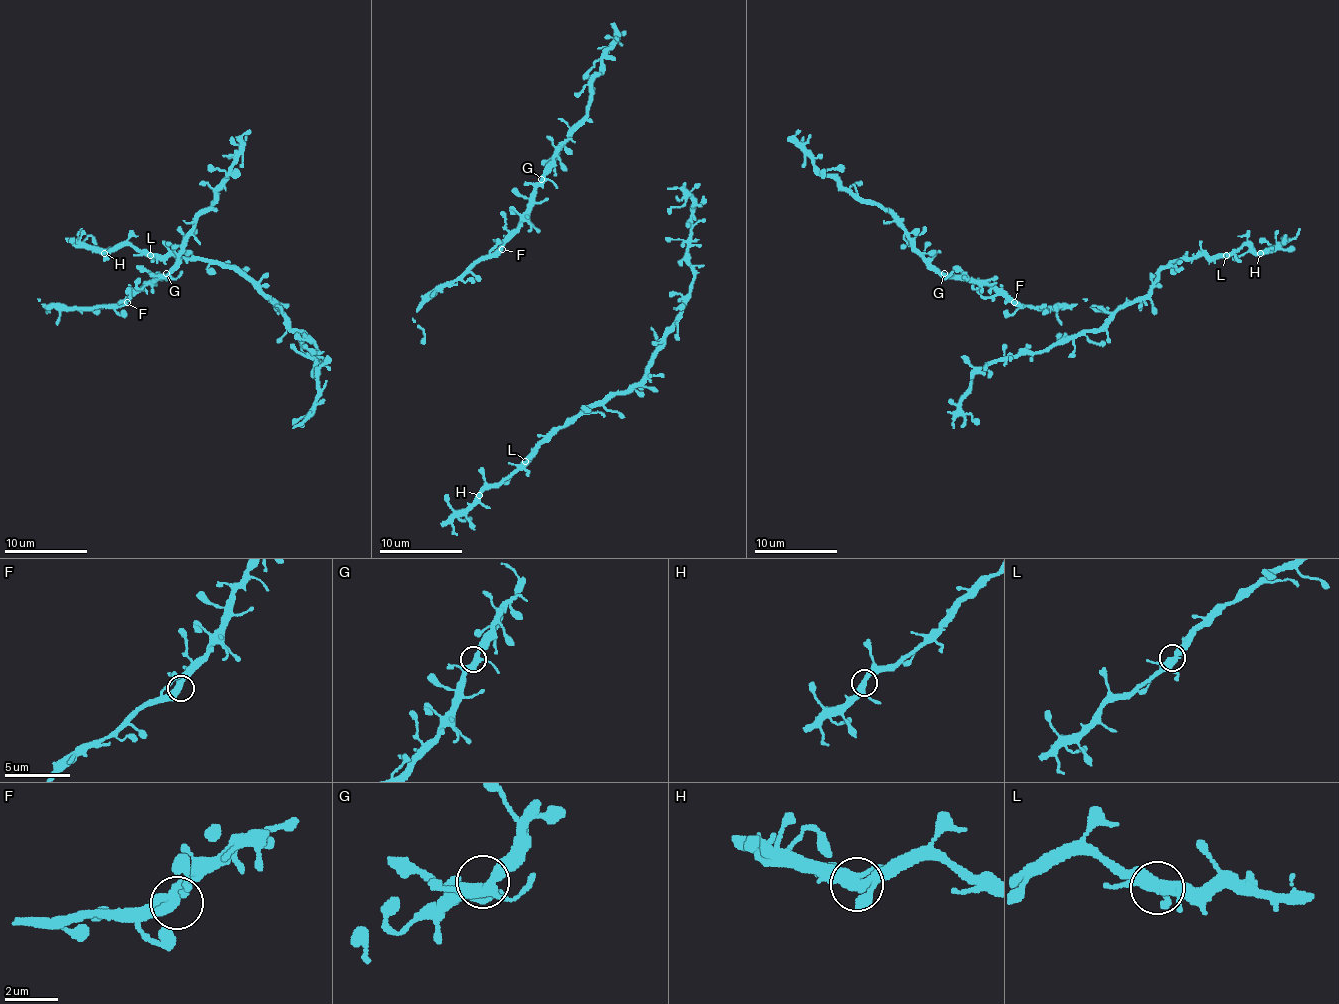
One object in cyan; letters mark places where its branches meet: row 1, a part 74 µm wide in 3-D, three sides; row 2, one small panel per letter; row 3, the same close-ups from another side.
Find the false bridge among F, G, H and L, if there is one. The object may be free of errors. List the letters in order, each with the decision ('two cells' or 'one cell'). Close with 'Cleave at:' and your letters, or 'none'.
F: one cell
G: one cell
H: one cell
L: one cell
Cleave at: none

